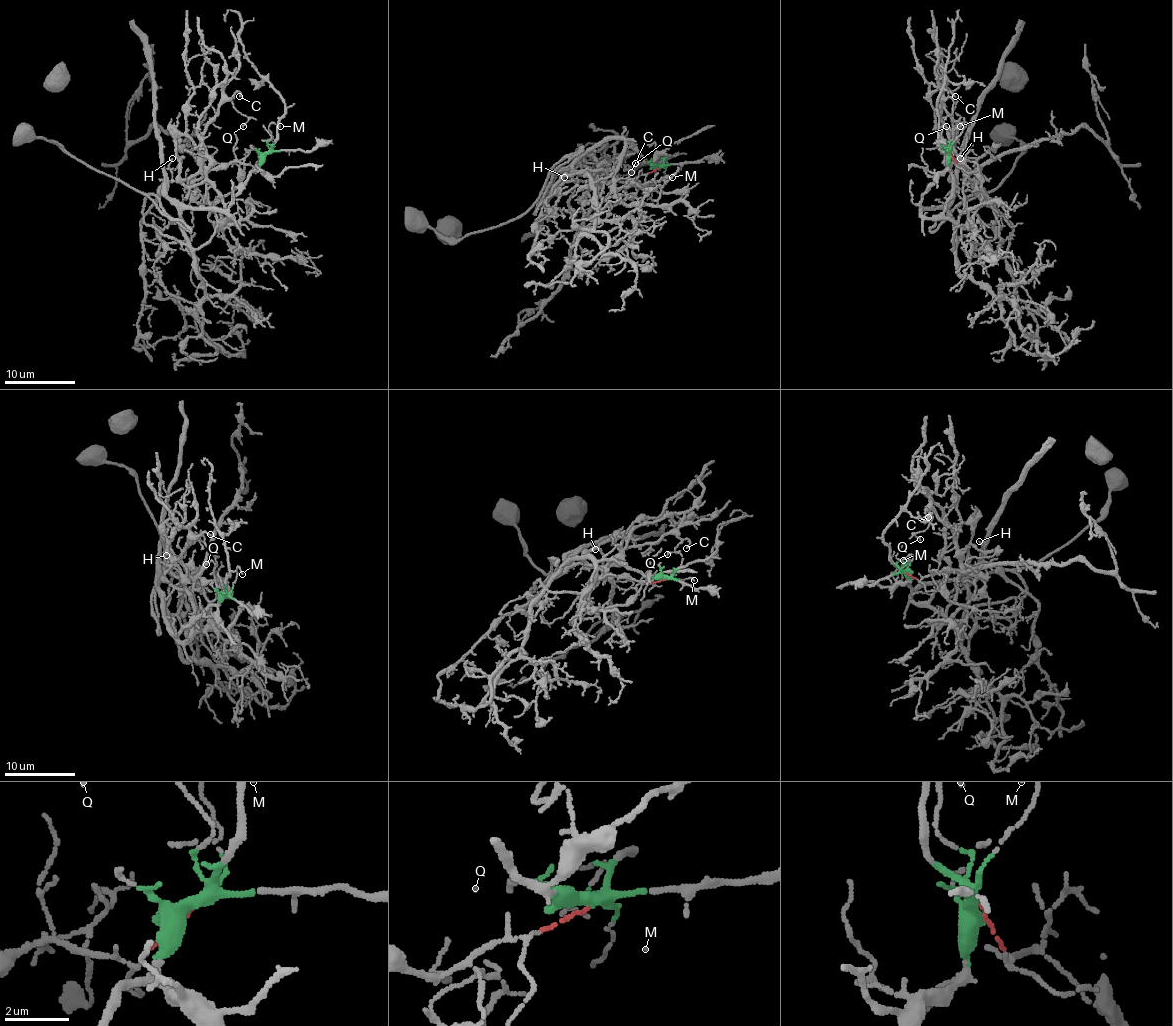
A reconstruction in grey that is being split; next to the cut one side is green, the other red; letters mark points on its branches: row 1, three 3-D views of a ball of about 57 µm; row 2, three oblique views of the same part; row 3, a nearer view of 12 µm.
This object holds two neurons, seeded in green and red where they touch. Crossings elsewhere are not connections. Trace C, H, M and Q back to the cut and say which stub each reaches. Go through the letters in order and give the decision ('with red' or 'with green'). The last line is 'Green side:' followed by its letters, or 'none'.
C: with red
H: with red
M: with green
Q: with red
Green side: M

